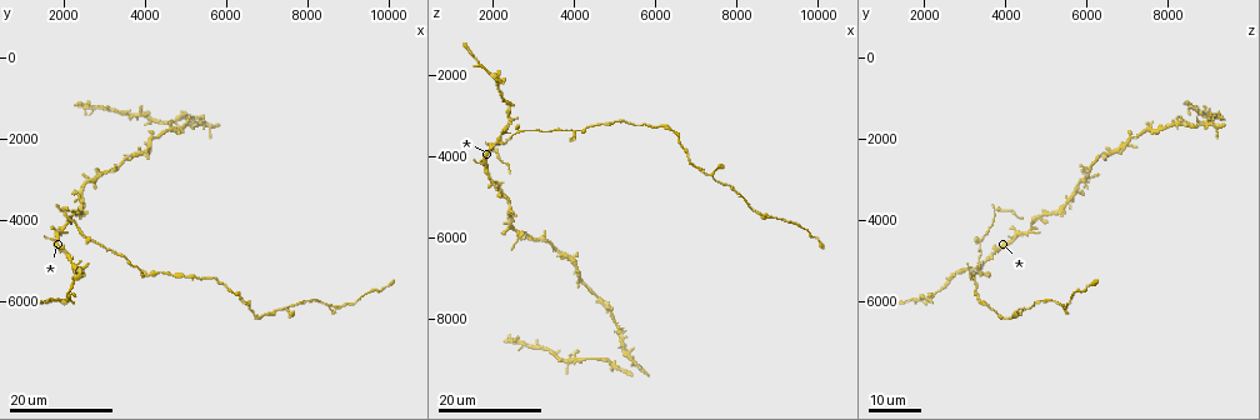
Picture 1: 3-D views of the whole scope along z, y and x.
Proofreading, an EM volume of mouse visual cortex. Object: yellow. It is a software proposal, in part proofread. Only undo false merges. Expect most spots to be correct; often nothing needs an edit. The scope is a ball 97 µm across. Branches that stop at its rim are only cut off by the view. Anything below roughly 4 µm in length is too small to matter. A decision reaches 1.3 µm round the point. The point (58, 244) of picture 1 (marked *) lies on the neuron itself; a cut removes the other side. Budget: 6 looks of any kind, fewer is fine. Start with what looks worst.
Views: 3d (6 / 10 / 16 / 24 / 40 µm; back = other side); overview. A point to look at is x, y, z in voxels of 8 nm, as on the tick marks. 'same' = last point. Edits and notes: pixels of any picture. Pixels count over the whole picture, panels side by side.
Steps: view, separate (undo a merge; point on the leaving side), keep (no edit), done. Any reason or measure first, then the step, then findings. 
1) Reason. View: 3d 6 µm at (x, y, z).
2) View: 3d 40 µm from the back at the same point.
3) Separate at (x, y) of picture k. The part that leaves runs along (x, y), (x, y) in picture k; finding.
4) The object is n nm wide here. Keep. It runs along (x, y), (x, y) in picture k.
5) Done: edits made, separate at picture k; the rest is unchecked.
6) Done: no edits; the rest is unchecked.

Thin arm on a thick one. View: 3d 16 µm at (1900, 3750, 3800).

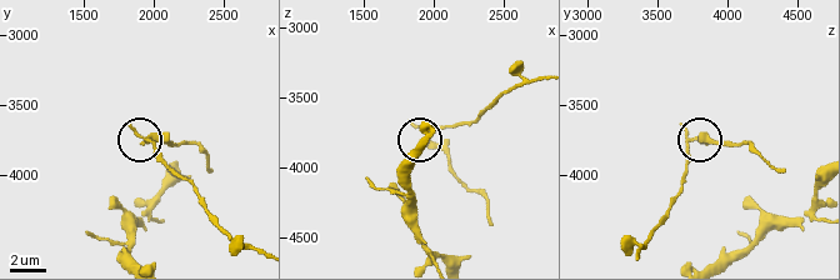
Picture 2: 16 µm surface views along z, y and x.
View: 3d 6 µm at (1940, 3760, 3720).

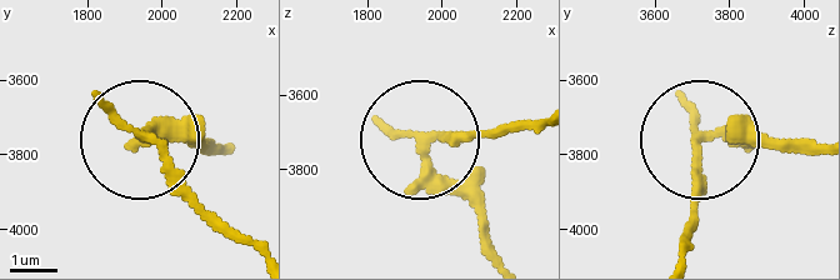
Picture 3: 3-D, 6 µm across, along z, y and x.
Separate at (481, 193) of picture 3. The part that leaves runs along (419, 153), (490, 256) in picture 3; a second neuron is stuck on.

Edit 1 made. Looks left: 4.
Arms part here. View: 3d 10 µm at (2600, 4500, 3400).

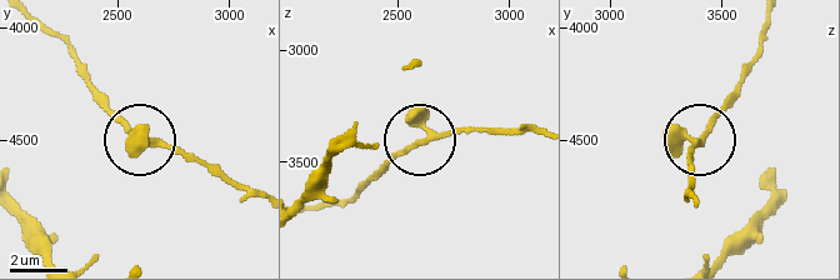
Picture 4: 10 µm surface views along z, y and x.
The side arm is 9 µm long; 3 arms meet here. Keep. All the same neuron.

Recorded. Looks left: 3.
Two arms in line, one across. View: 3d 16 µm at (8500, 6100, 5350).

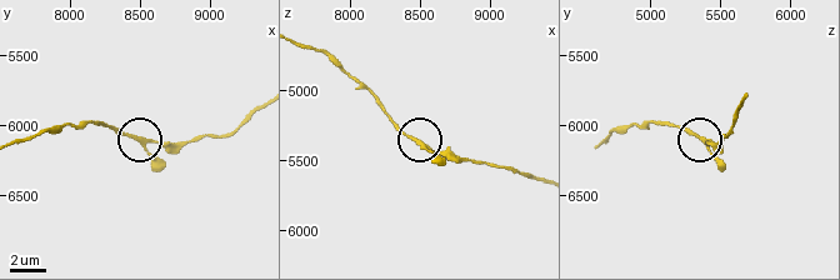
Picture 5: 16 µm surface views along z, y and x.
View: 3d 6 µm at (8520, 6100, 5380).

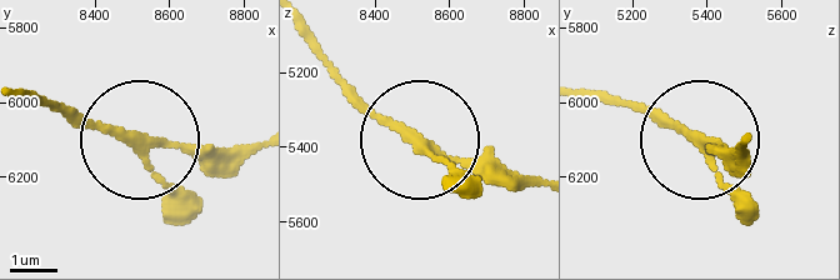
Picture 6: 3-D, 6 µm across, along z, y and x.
View: 3d 6 µm from the back at (8520, 6110, 5390).

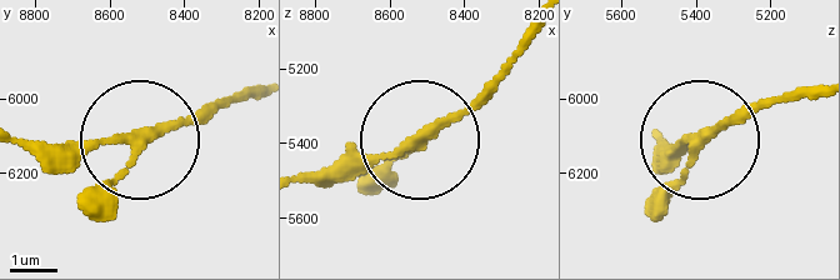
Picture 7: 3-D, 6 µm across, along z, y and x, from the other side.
The object is 180 nm wide here. Keep. It runs along (259, 84), (124, 144), (33, 144) in picture 7; all the same neuron.

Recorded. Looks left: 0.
Done: edits made, separate at picture 3; the rest is unchecked.

